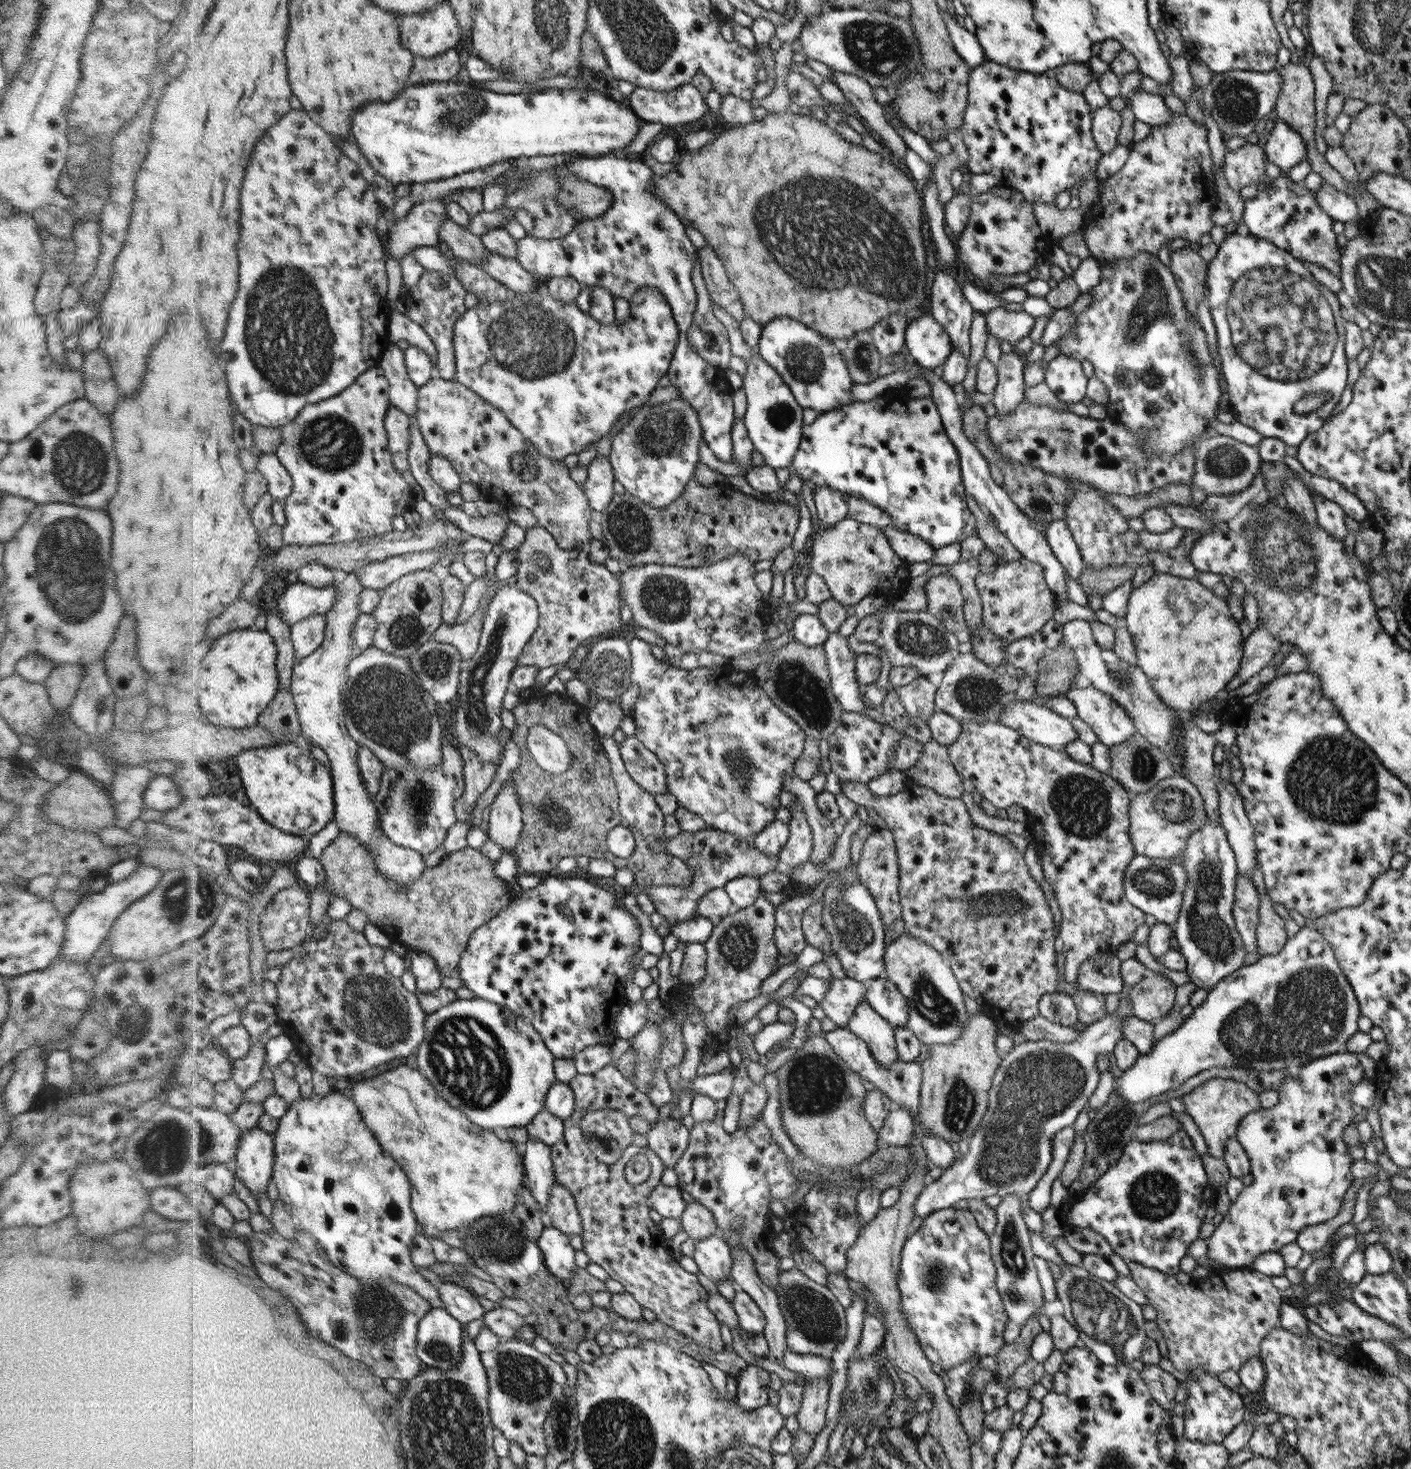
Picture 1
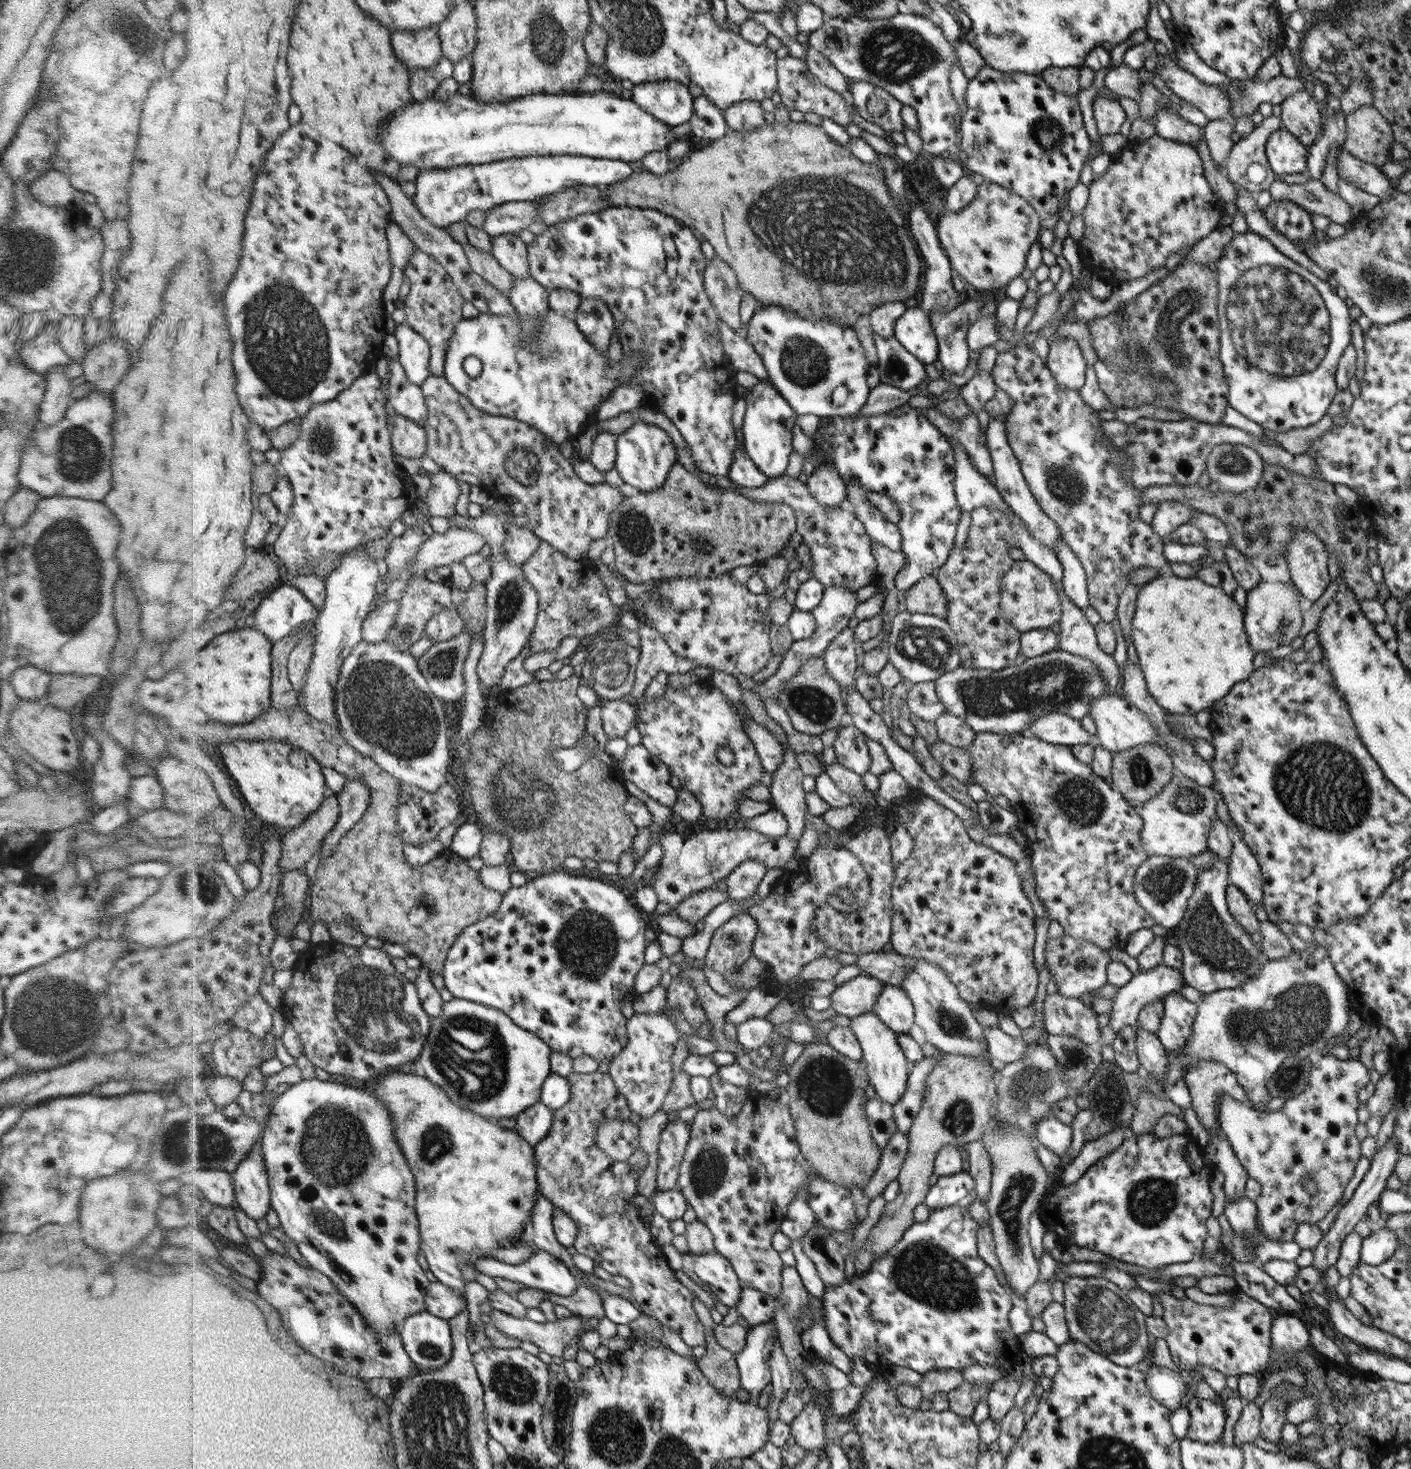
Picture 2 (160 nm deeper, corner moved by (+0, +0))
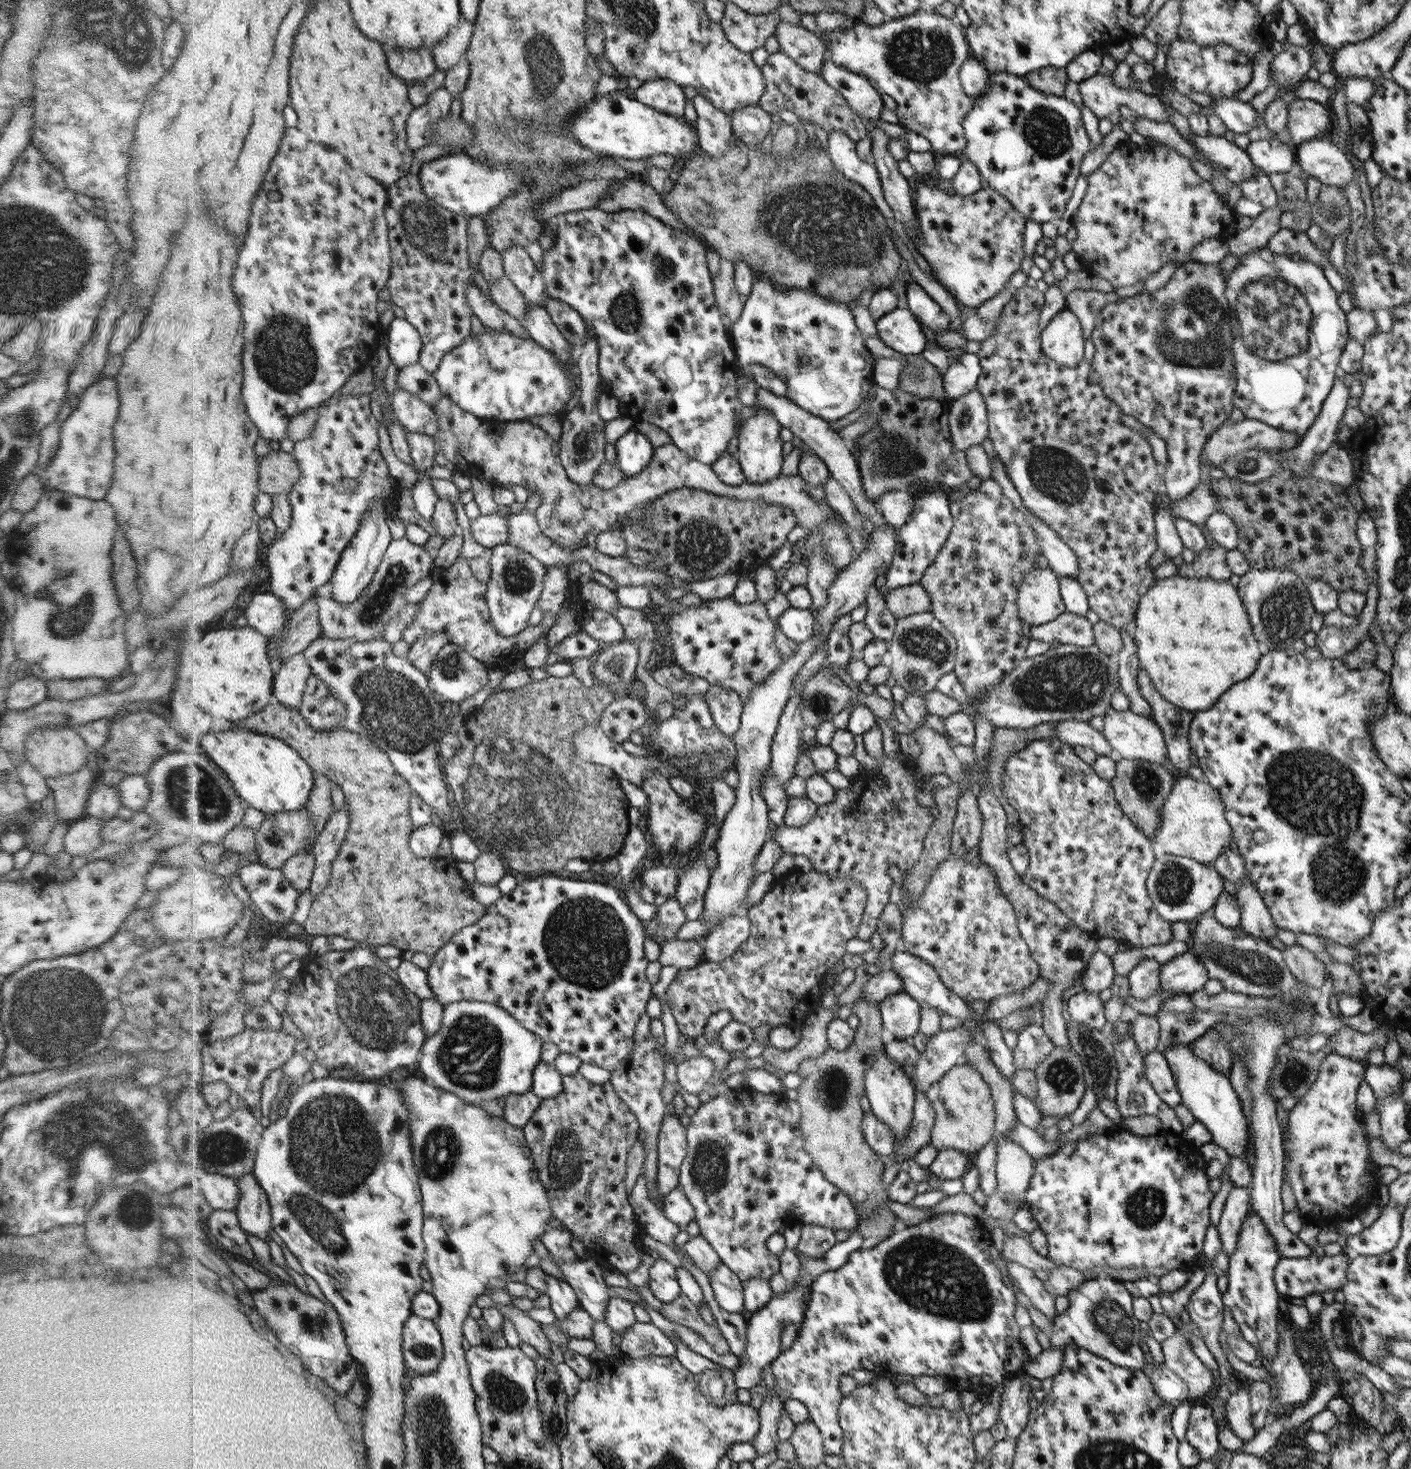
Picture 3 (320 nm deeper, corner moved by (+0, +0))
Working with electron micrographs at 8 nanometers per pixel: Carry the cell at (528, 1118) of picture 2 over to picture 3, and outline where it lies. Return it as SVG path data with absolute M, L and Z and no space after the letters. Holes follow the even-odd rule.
M531 1090L524 1094L509 1094L503 1098L503 1117L515 1127L522 1128L538 1110L542 1098Z

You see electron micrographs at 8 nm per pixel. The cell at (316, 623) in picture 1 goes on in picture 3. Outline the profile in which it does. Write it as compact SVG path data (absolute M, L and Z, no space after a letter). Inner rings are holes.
M305 653L290 657L275 675L275 696L286 706L300 708L313 673Z

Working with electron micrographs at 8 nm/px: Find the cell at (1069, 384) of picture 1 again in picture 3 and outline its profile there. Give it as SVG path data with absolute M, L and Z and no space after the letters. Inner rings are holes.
M1068 306L1062 307L1041 332L1042 350L1063 367L1075 367L1084 356L1084 338L1079 318Z

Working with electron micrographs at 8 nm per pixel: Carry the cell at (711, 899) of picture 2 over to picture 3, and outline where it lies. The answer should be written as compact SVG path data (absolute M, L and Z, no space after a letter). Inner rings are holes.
M669 898L667 902L657 908L654 920L646 922L648 936L661 943L673 940L682 924L687 922L686 915L678 901L673 898Z

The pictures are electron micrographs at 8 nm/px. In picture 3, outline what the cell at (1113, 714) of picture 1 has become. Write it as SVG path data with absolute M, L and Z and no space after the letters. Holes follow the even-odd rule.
M1110 709L1103 719L1105 725L1101 733L1106 737L1108 744L1115 750L1118 758L1145 760L1152 764L1166 766L1169 758L1167 741L1163 734L1163 729L1151 717L1138 715L1130 709L1121 712Z

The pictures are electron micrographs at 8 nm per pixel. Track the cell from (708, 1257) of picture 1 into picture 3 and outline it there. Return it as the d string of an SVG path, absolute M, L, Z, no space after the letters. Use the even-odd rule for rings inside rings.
M721 1262L711 1272L709 1280L714 1291L715 1300L722 1310L745 1314L743 1282L737 1277L737 1274L731 1272Z

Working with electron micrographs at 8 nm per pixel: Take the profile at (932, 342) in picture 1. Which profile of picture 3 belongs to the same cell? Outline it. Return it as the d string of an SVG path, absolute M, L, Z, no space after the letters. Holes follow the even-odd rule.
M898 306L876 322L877 336L890 348L905 355L920 355L927 340L920 322L908 306Z

